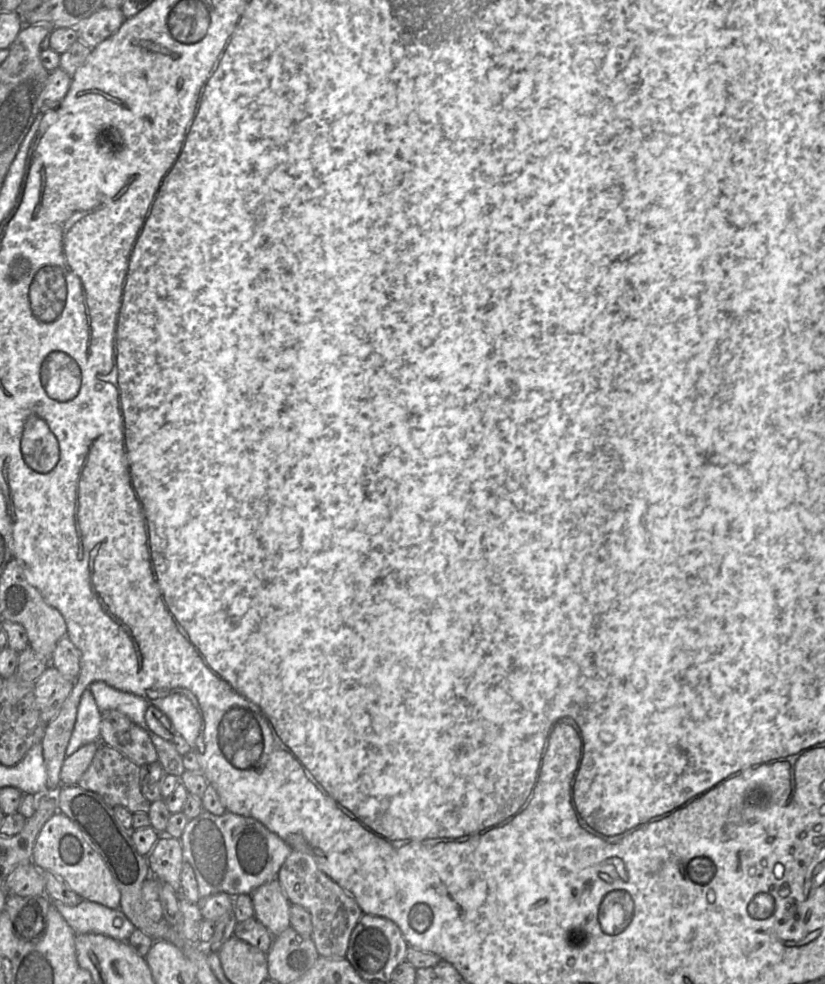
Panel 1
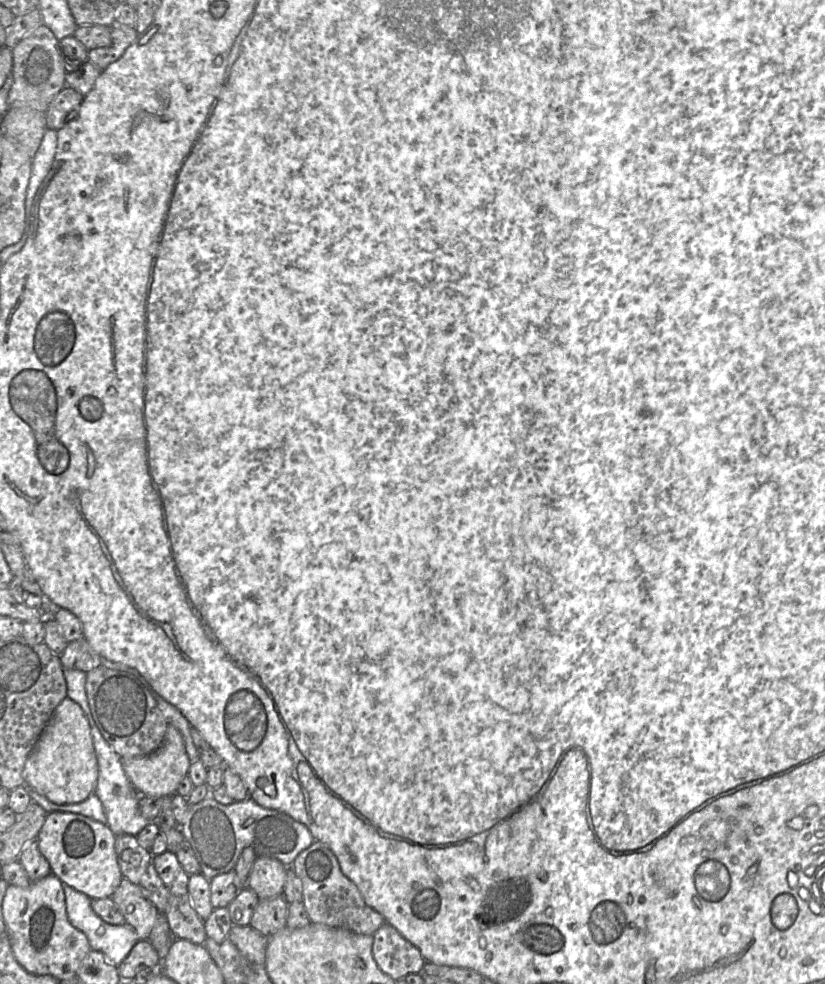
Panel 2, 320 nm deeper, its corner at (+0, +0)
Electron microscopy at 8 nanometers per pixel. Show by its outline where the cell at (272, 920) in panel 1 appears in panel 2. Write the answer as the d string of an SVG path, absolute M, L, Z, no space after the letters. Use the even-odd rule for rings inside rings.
M256 857L248 877L247 887L253 890L259 900L283 896L286 867L271 857Z

